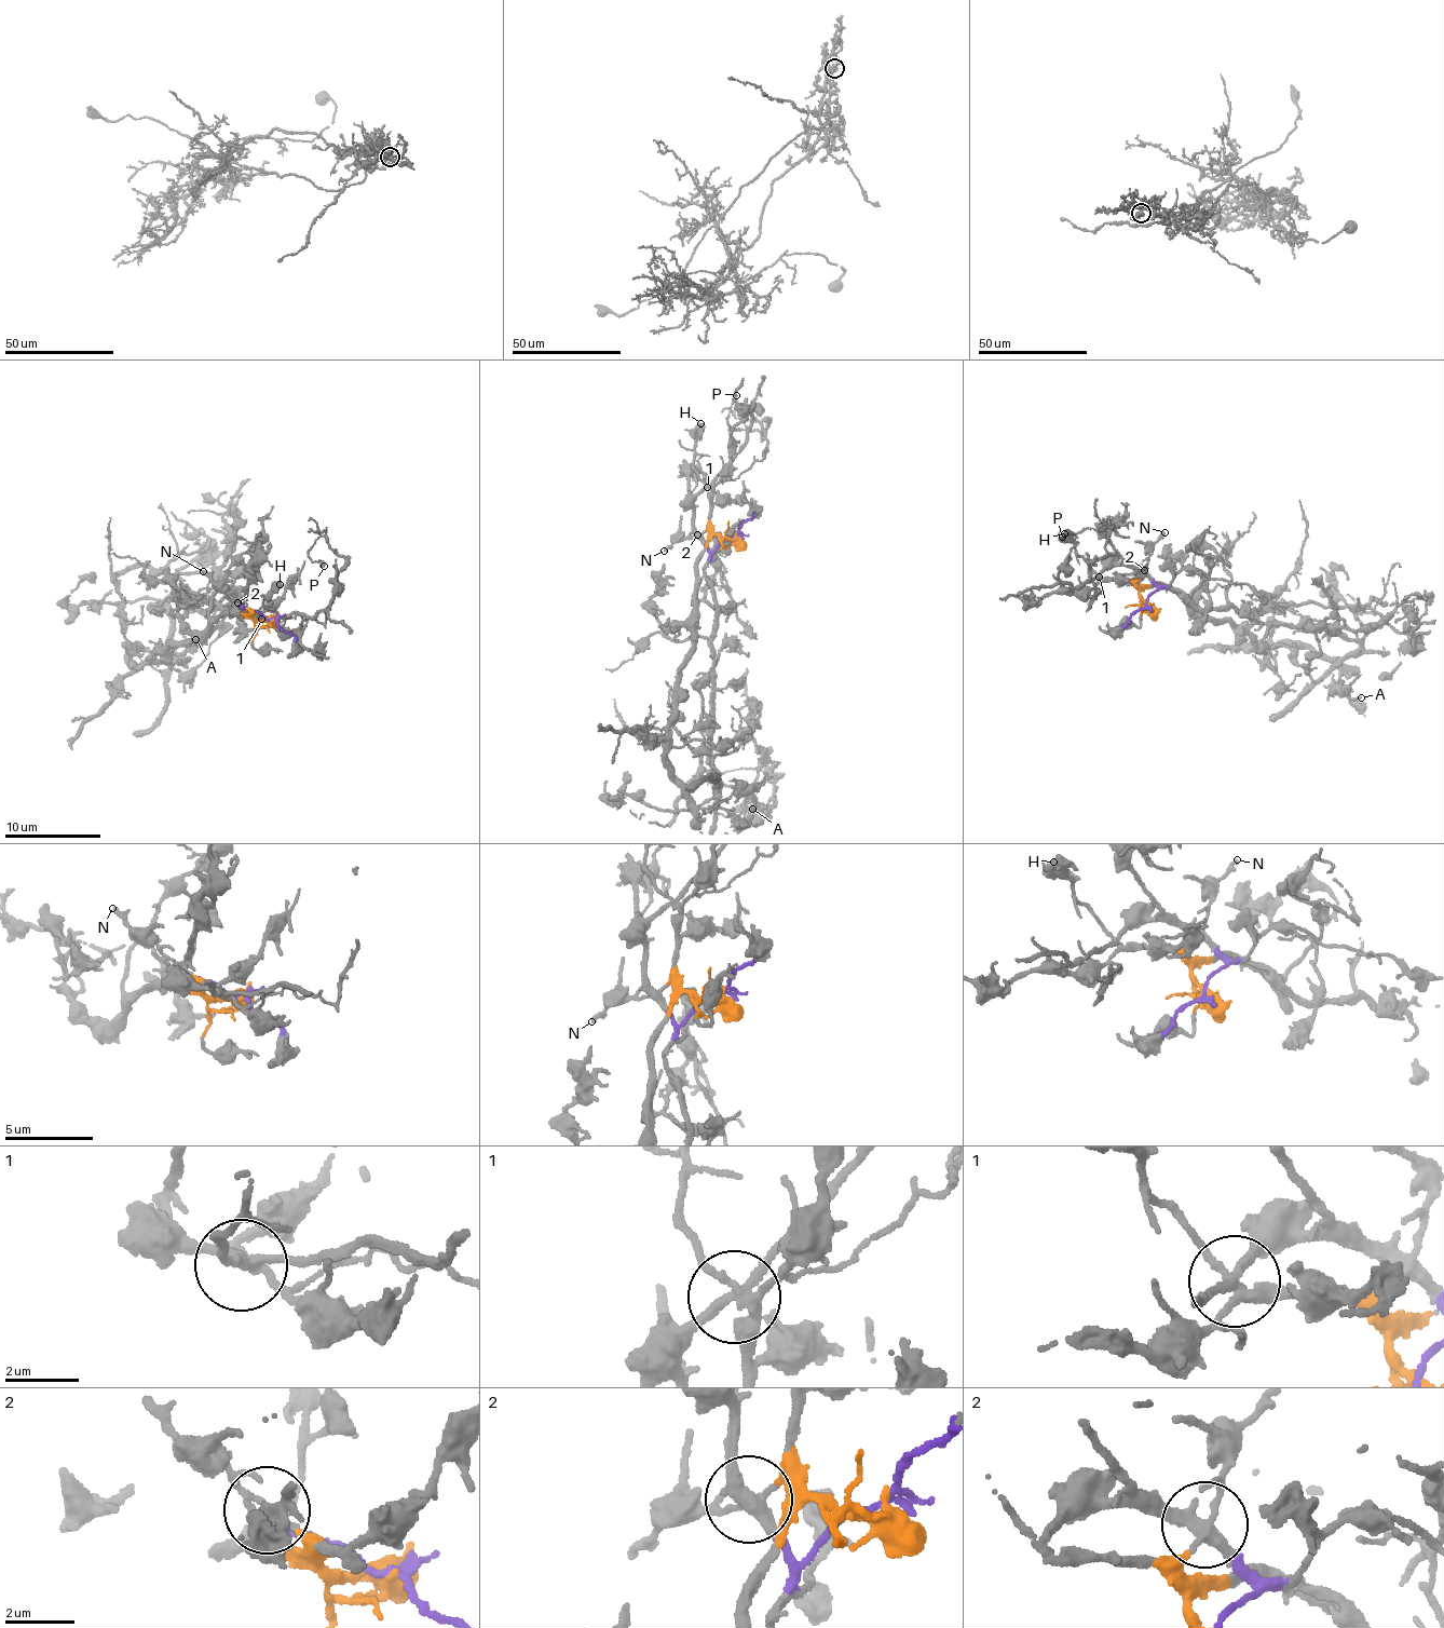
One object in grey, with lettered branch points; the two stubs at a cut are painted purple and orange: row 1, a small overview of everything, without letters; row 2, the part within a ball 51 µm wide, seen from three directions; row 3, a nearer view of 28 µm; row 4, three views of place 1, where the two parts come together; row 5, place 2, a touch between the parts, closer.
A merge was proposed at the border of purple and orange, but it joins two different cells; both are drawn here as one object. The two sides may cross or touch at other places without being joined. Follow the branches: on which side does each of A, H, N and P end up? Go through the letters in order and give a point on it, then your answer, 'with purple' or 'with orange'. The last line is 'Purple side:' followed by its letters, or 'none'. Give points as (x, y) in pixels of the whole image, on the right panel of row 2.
A: (1361, 697) | with orange
H: (1064, 533) | with orange
N: (1165, 532) | with orange
P: (1062, 537) | with orange
Purple side: none

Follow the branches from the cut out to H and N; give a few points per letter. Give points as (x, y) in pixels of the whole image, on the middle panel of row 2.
H: (735, 534), (724, 539), (712, 529), (707, 486), (698, 476), (692, 461), (702, 423)
N: (735, 534), (724, 539), (709, 529), (672, 543), (664, 552)

